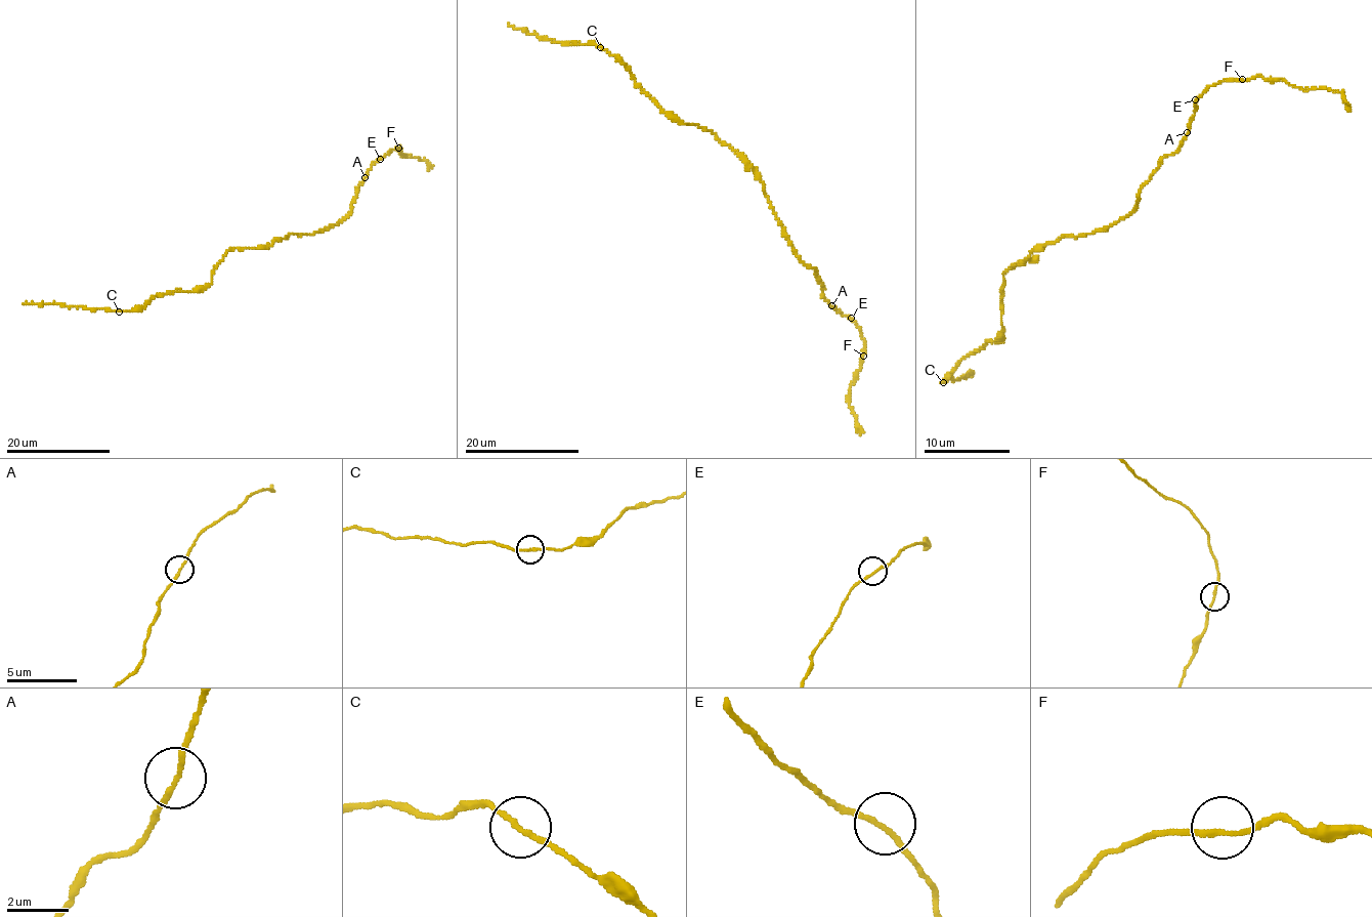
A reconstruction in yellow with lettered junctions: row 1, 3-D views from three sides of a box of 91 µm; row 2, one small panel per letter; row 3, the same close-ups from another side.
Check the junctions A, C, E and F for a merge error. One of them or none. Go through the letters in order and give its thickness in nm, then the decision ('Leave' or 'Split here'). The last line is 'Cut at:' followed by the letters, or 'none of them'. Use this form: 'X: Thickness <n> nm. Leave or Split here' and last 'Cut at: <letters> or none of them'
A: Thickness 160 nm. Leave
C: Thickness 160 nm. Leave
E: Thickness 160 nm. Leave
F: Thickness 160 nm. Leave
Cut at: none of them

